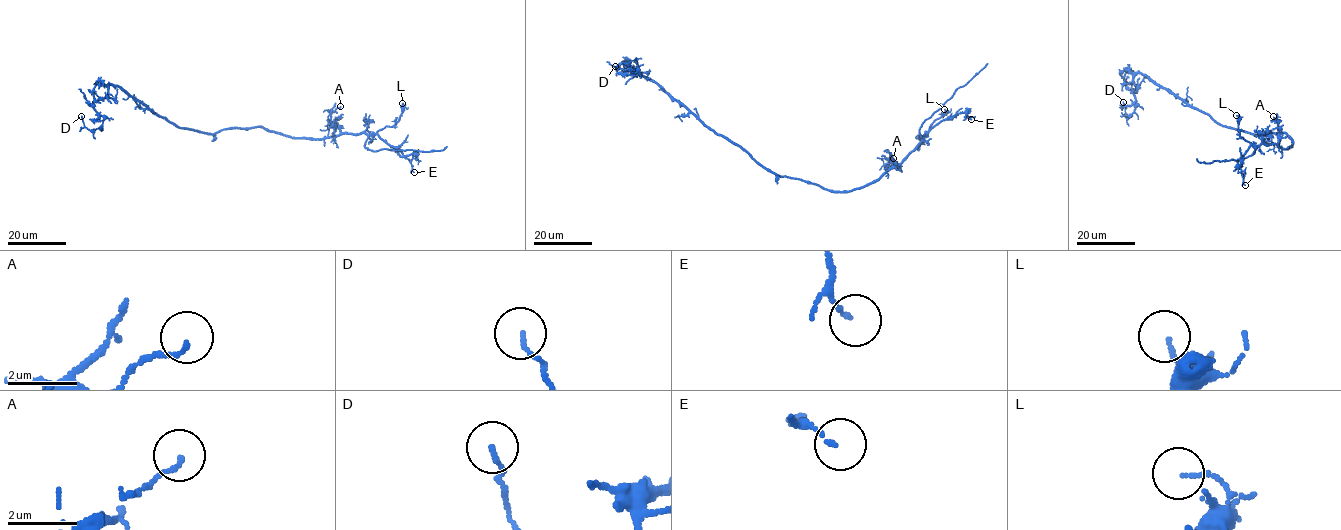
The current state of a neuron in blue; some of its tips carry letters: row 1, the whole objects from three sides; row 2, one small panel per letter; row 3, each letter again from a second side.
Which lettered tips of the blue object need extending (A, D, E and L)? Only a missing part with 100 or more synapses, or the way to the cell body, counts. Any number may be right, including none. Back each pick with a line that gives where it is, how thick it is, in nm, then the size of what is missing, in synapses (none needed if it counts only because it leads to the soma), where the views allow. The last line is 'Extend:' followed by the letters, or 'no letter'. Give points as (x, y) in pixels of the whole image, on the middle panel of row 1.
Extend: no letter

